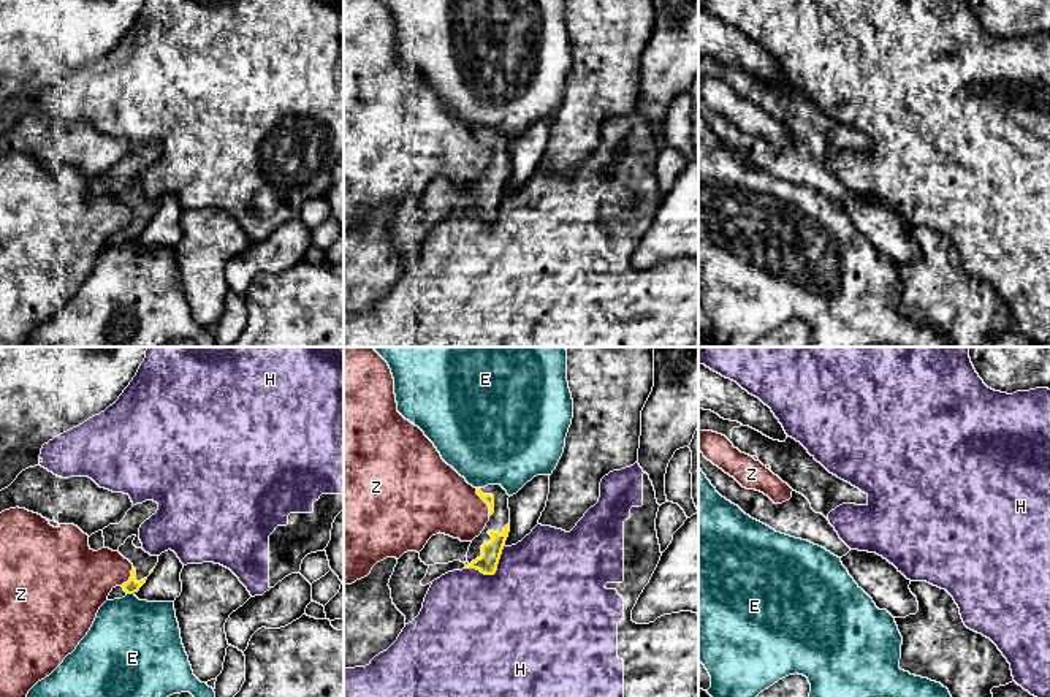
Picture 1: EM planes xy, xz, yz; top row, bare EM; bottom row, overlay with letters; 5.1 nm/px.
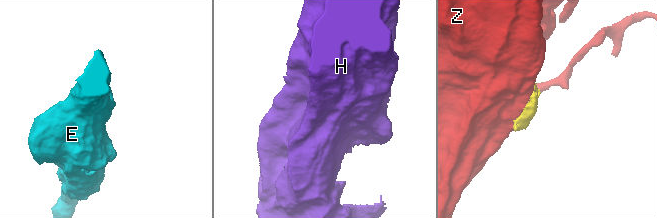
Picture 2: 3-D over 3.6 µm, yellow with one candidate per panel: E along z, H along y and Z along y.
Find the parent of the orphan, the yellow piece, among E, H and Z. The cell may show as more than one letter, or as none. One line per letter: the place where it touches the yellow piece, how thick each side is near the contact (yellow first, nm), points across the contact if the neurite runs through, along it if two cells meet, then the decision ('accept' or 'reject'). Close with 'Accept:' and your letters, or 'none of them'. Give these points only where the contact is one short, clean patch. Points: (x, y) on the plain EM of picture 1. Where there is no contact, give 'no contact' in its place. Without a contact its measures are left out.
E: contact xy (130, 238); calibres 70 and 440 nm; border xy (127, 238), (133, 239); reject
H: contact xz (493, 219); calibres 100 and 500 nm; reject
Z: contact xz (485, 146); calibres 50 and 340 nm; reject
Accept: none of them

